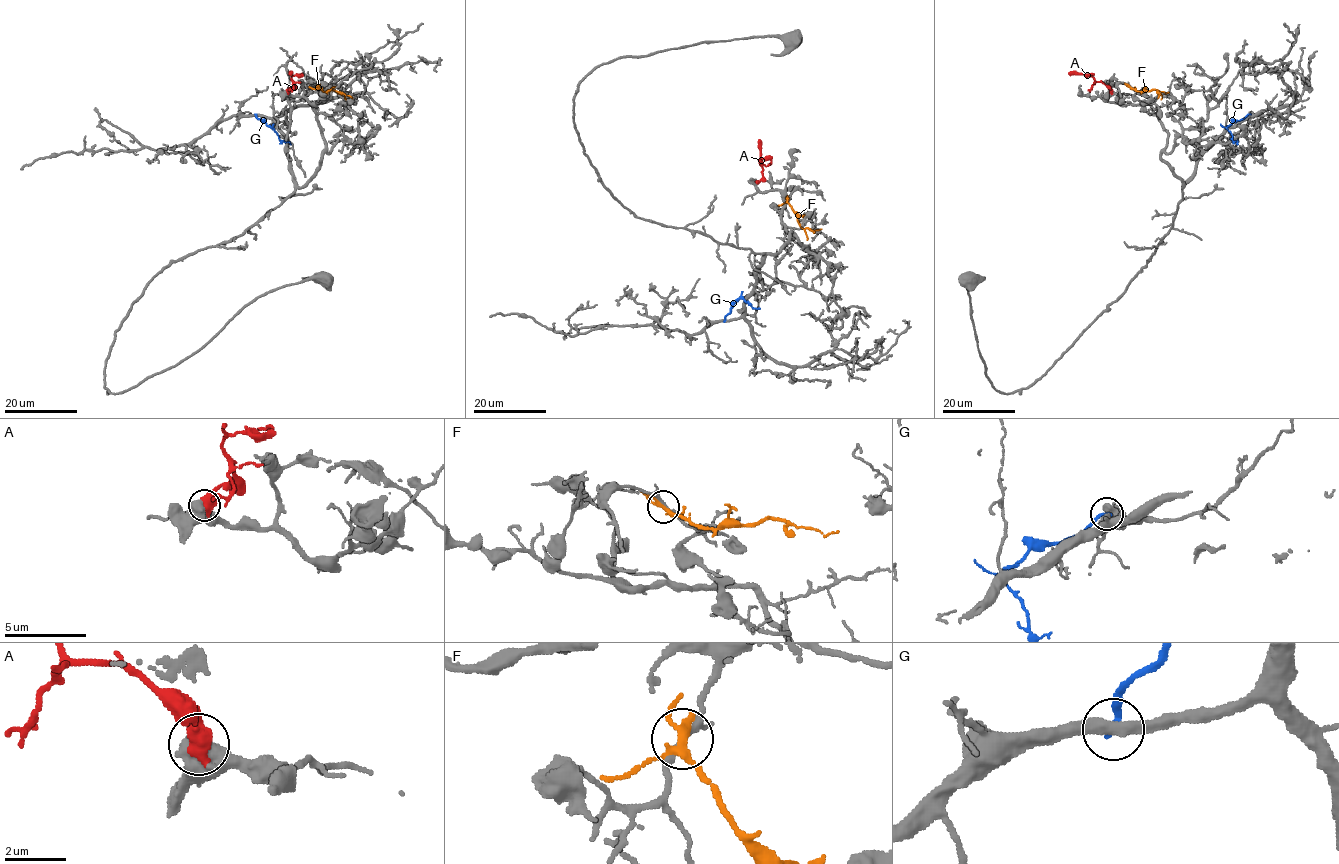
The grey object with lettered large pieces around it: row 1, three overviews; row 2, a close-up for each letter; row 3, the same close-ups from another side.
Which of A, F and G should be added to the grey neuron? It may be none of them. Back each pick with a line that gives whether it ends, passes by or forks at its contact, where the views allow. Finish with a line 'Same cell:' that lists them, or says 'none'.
A: it ends
Same cell: A

